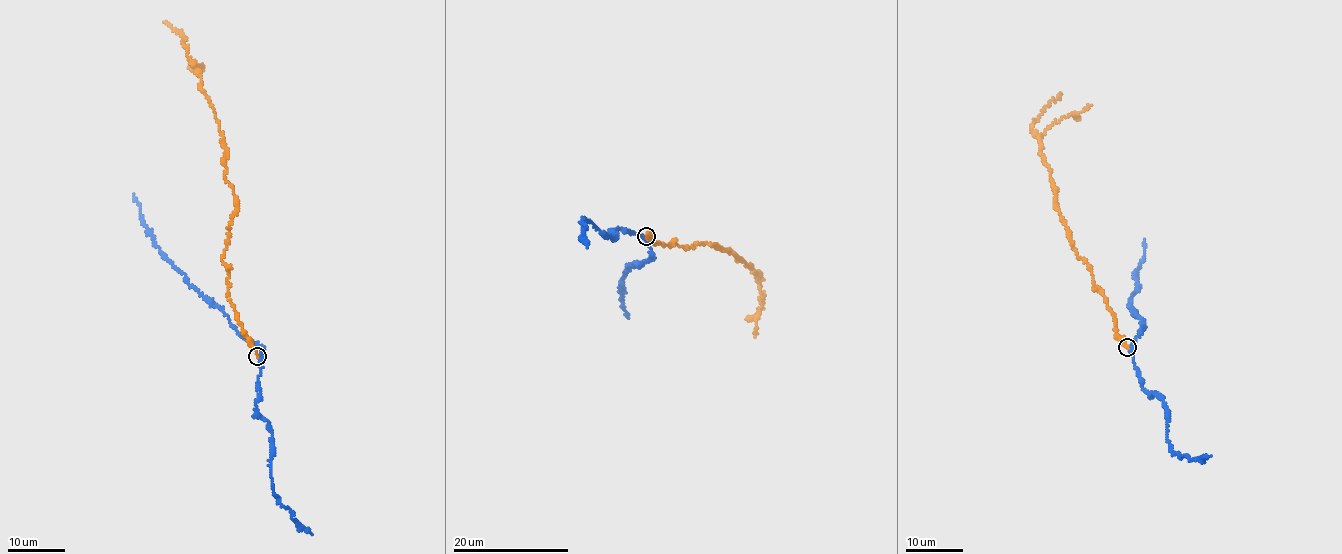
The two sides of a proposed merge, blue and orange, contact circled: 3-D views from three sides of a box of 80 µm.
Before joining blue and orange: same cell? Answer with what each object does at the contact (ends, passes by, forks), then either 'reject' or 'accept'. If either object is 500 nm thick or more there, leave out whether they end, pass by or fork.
blue passes by; orange ends; accept

